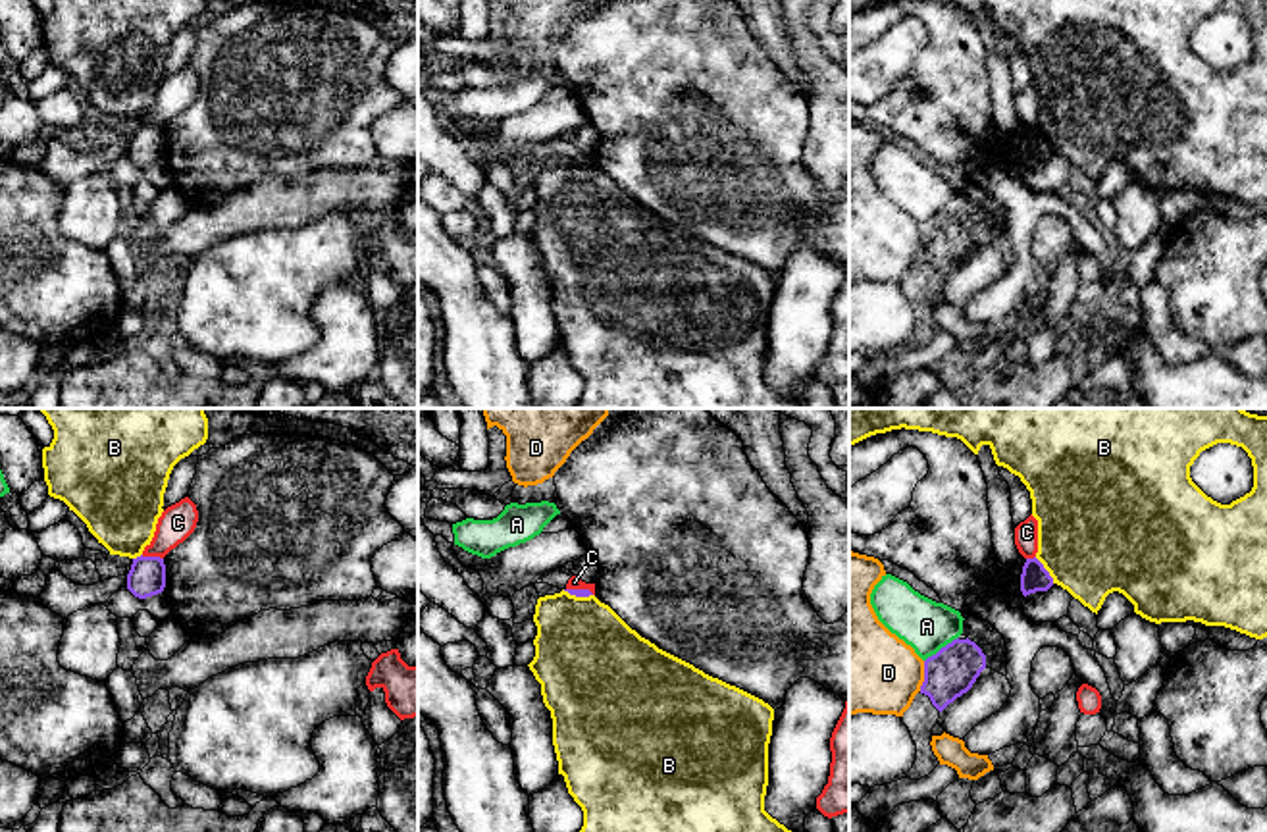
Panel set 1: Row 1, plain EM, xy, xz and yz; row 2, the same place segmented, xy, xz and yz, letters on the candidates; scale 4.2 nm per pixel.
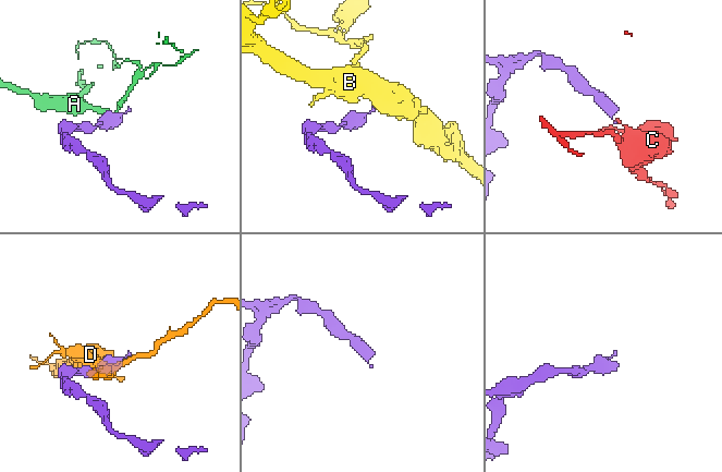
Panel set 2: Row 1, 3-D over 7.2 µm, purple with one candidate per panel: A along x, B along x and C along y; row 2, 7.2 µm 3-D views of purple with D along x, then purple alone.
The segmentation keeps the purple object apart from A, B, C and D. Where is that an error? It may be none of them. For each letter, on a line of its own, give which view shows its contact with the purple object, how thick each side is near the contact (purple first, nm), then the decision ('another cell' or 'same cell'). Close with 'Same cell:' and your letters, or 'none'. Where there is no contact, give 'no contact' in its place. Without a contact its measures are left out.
A: yz | 200/220 nm | another cell
B: yz | 110/480 nm | another cell
C: xy | 160/150 nm | another cell
D: yz | 200/360 nm | another cell
Same cell: none

